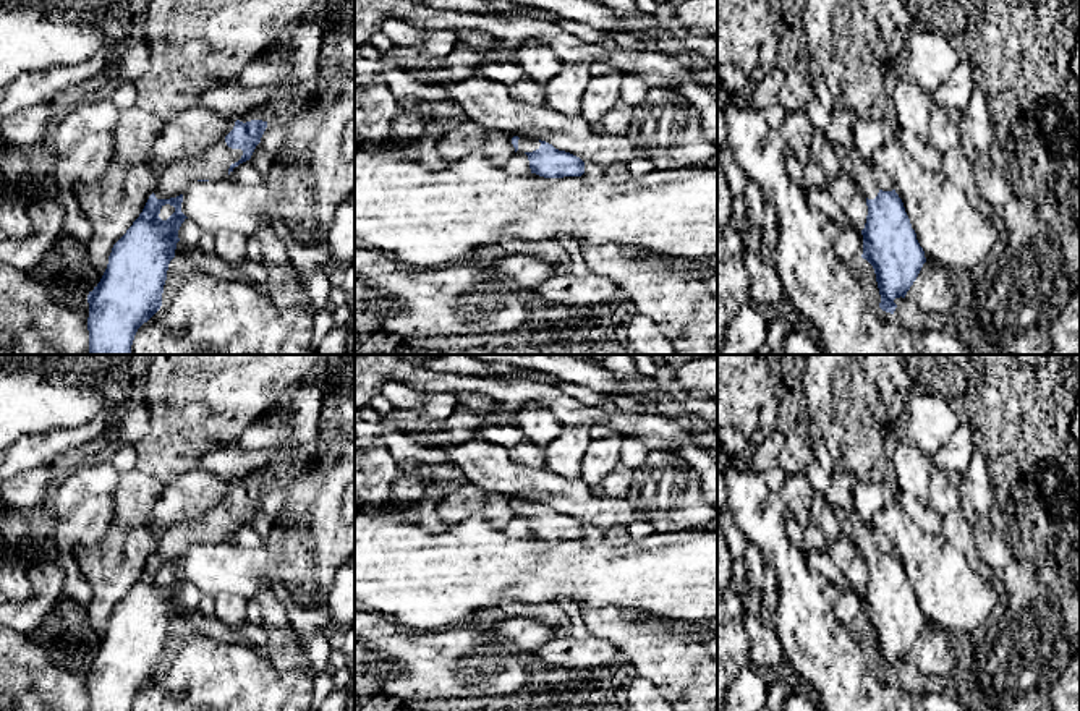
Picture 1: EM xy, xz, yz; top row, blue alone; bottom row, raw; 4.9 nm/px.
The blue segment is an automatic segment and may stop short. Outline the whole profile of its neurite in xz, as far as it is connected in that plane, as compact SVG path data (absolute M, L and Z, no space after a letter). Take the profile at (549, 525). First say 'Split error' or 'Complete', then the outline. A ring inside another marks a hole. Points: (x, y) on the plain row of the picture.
Split error. M512 500L515 515L525 515L529 523L531 536L544 541L581 539L585 536L585 525L565 513L555 512L546 504Z

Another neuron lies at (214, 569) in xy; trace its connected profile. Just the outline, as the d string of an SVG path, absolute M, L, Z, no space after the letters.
M227 541L194 544L183 557L181 575L202 594L233 593L253 599L269 586L267 552L264 546L240 549Z

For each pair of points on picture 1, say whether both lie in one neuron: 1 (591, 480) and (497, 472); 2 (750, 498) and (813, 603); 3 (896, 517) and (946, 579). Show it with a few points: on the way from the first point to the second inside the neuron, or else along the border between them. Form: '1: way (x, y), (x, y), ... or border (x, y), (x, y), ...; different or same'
1: border (580, 476), (590, 488); different
2: way (763, 523), (778, 549), (789, 561), (795, 577); same
3: way (901, 532), (931, 564); same

